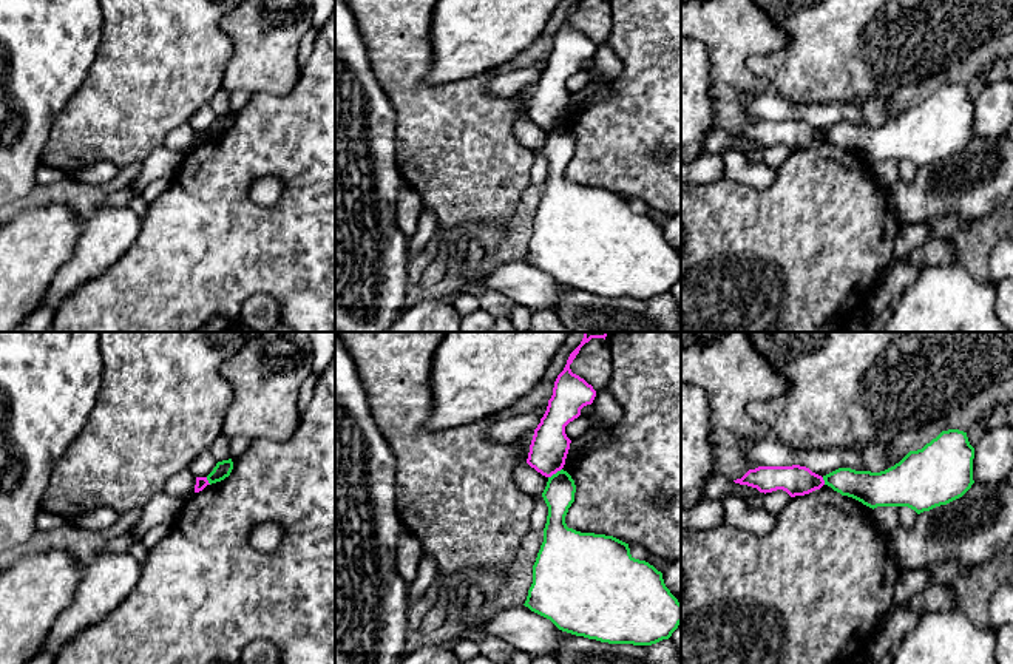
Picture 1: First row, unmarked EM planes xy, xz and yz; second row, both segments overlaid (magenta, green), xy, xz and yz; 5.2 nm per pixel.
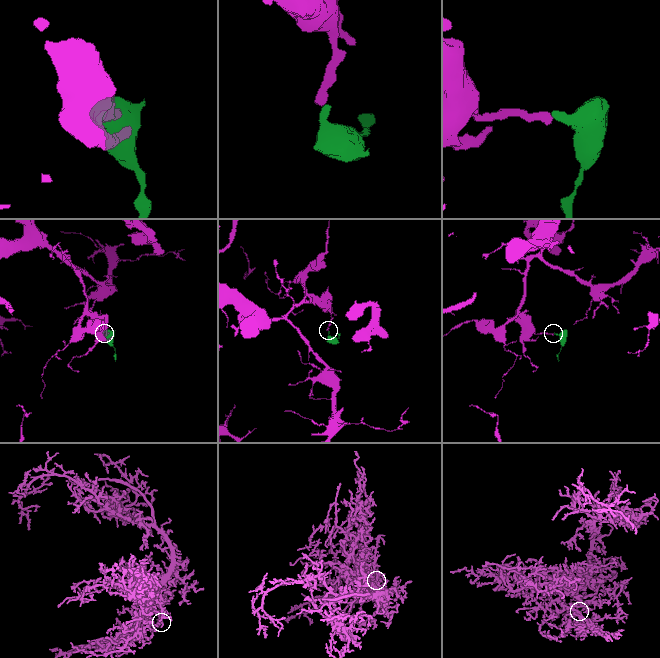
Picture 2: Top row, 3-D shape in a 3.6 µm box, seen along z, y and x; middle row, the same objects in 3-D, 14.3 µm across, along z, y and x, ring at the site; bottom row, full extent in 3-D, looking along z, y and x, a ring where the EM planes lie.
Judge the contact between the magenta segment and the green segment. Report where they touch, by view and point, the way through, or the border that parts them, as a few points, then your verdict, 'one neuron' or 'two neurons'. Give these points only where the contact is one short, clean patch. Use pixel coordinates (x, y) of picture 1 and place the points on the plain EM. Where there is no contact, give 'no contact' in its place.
xz (555, 127) | along xz (561, 122), (548, 132) | two neurons

